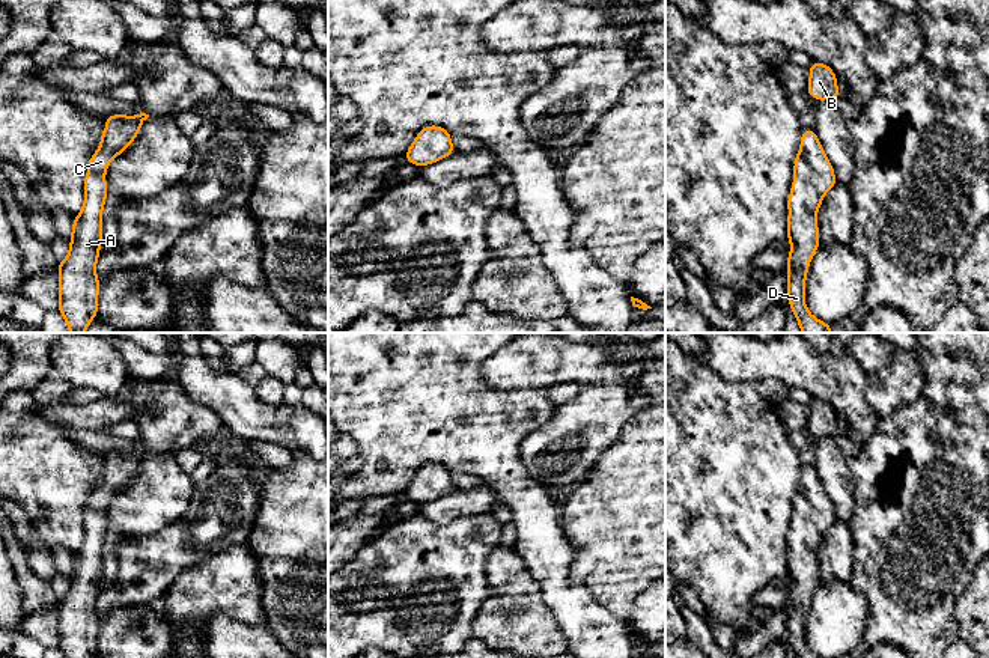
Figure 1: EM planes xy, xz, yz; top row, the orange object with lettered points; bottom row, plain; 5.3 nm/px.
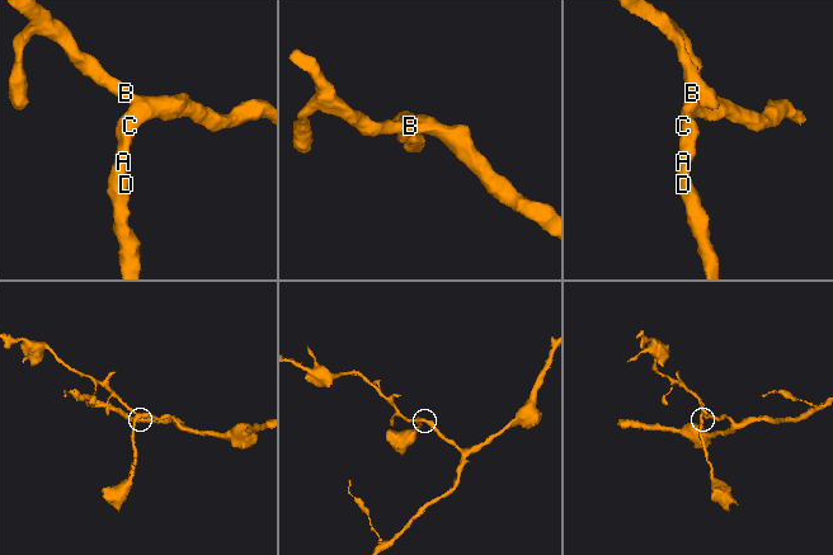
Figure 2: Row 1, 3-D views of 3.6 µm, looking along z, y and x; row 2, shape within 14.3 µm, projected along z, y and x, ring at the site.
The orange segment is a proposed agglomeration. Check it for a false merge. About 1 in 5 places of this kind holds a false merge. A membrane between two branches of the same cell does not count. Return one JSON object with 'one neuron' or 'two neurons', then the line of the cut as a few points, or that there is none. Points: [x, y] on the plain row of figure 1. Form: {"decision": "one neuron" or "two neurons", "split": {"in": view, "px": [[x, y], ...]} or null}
{"decision": "one neuron", "split": null}

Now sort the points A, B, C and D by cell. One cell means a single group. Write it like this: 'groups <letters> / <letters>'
groups A B C D

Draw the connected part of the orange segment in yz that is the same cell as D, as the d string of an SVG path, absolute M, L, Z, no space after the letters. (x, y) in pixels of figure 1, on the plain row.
M802 467L793 504L793 522L787 536L787 577L792 589L786 601L786 632L796 658L819 658L805 644L805 614L810 598L820 584L816 551L822 535L837 522L837 516L814 467Z

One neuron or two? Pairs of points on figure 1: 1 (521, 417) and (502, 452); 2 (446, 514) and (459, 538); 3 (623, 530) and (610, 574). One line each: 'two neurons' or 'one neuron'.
1: one neuron
2: two neurons
3: one neuron

